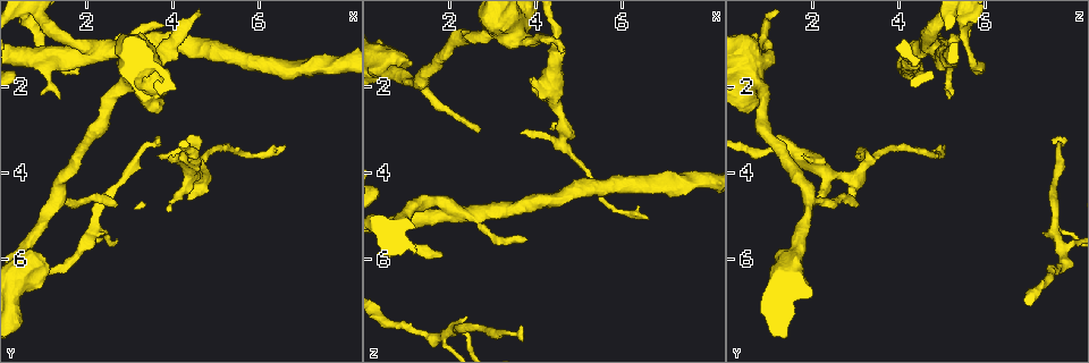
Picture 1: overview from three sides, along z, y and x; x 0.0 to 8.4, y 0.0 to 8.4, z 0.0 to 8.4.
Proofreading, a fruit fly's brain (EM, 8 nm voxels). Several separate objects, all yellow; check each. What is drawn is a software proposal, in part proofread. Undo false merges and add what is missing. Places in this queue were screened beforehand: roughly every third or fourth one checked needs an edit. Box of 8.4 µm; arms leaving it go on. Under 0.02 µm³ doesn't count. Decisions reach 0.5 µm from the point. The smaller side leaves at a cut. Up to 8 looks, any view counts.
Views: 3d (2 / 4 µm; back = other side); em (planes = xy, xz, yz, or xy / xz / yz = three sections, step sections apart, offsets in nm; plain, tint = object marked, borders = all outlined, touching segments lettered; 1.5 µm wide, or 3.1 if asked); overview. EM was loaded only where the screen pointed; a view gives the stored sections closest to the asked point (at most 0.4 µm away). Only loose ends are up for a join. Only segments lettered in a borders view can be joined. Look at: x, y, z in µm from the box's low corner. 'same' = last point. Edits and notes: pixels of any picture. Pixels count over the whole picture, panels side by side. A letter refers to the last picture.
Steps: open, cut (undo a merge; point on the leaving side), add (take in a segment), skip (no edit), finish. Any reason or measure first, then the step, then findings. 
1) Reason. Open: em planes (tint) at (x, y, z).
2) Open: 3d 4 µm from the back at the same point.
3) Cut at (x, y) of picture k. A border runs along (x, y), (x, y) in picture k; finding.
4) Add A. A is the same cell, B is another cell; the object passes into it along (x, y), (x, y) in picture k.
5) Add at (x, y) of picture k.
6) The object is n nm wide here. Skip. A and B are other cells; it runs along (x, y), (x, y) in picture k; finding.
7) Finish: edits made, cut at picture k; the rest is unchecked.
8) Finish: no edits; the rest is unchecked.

Sudden change in width. Open: em xy step 4 (tint) at (2.70, 1.00, 5.20).

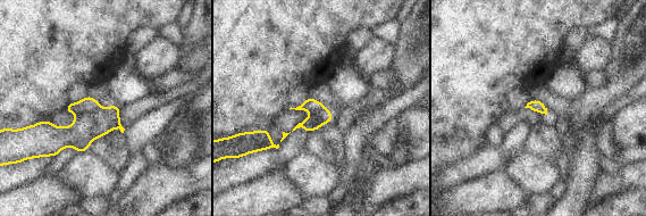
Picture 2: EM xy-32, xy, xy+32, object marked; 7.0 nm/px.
Cut it another way. Open: em planes (borders) at the same point.

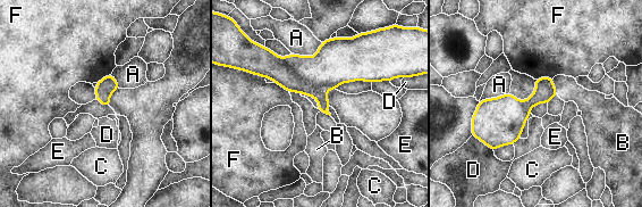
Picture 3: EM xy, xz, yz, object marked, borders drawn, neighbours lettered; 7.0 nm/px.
Cut at (271, 65) of picture 3. A, B, C, D, E and F are other cells; the part that leaves runs along (262, 66), (313, 91), (324, 109) in picture 3; a second neuron is stuck on.

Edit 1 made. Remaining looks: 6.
End of a long branch. Open: em planes (plain) at (3.70, 3.25, 7.60).

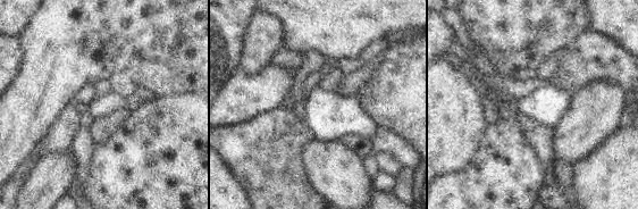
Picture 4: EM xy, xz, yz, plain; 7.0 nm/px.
Open: em planes (borders) at the same point.

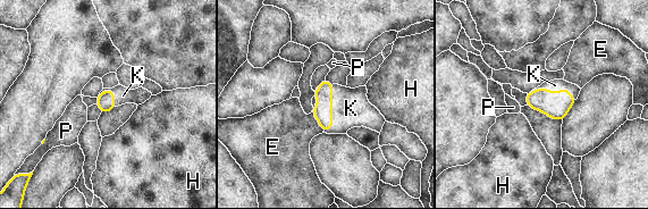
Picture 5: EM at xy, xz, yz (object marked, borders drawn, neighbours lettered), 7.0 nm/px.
The object is 130 nm wide here. Add K. K is the same cell, E, H and P are other cells; the object passes into it along (322, 111), (331, 110), (351, 108) in picture 5; it goes on there.

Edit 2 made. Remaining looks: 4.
Thin end. Open: em planes (borders) at (3.65, 3.60, 3.05).

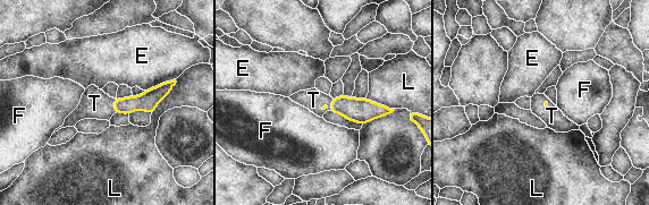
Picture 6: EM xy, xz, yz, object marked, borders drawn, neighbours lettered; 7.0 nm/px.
Add T. T is the same cell, E, F and L are other cells; the object passes into it along (362, 111), (330, 108), (313, 100) in picture 6; it goes on there.

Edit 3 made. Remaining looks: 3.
Finish: edits made, cut at picture 3, add at picture 5, add at picture 6; the rest is unchecked.

